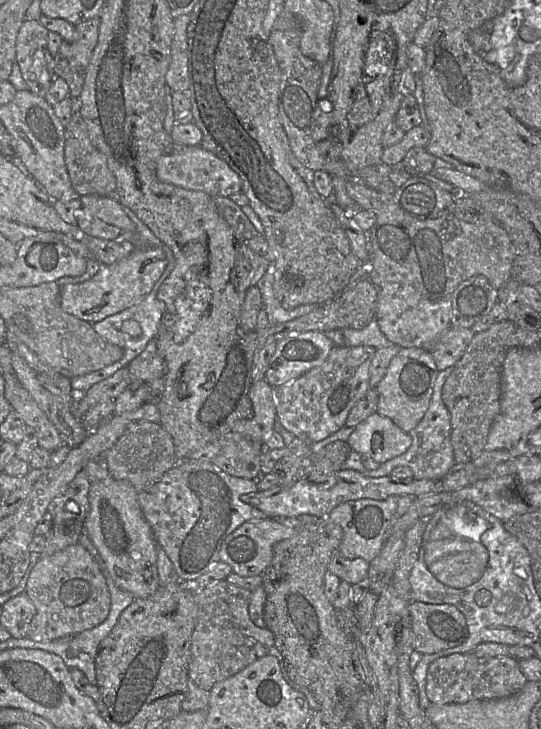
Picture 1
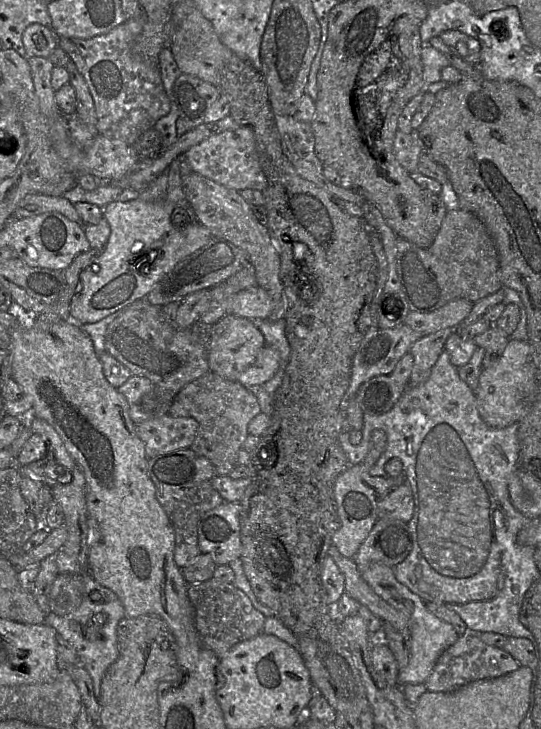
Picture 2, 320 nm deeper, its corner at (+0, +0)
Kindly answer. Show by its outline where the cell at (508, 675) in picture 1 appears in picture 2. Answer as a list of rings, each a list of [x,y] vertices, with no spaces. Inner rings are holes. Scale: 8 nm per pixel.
[[[477,634],[459,636],[438,658],[433,671],[424,683],[431,692],[451,692],[473,681],[496,678],[517,670],[520,667],[504,649],[487,645]]]

